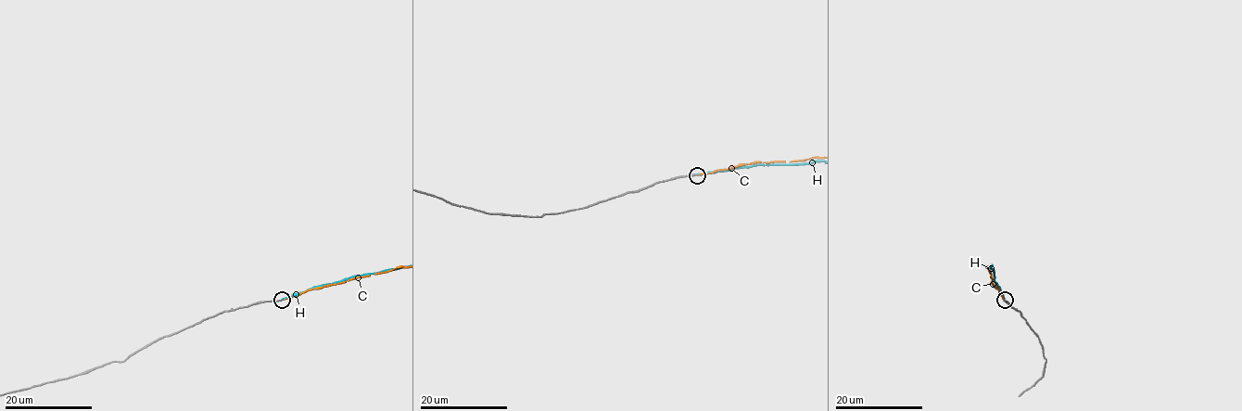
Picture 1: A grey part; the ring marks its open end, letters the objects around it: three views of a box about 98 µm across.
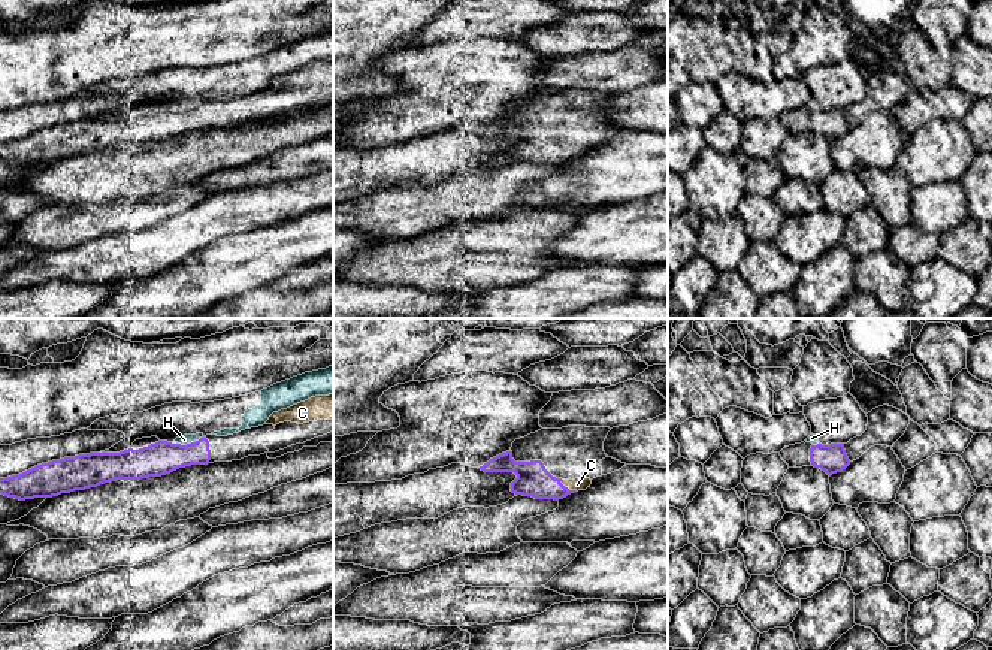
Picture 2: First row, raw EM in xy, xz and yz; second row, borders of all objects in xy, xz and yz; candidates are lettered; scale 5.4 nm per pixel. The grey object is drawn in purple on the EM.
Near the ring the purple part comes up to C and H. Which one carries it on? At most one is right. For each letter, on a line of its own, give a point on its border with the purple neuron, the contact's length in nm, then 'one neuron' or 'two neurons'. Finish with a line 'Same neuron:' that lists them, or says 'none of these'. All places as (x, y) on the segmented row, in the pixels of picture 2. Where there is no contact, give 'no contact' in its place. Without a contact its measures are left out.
C: xz (566, 487) | 120 nm | one neuron
H: xy (188, 444) | 150 nm | two neurons
Same neuron: C

